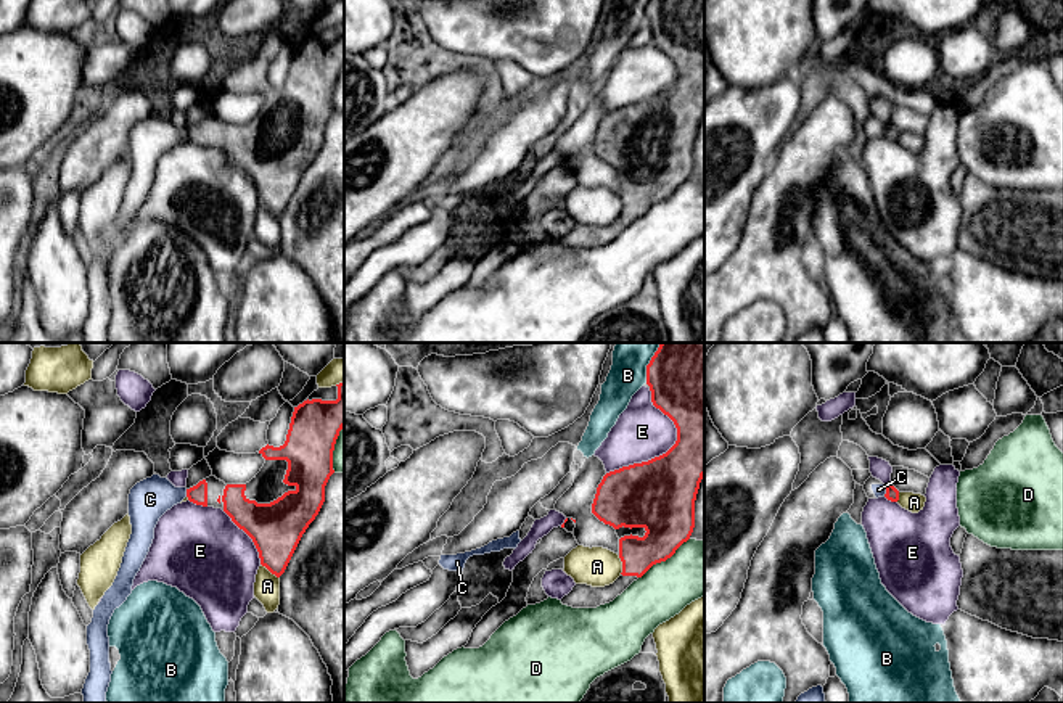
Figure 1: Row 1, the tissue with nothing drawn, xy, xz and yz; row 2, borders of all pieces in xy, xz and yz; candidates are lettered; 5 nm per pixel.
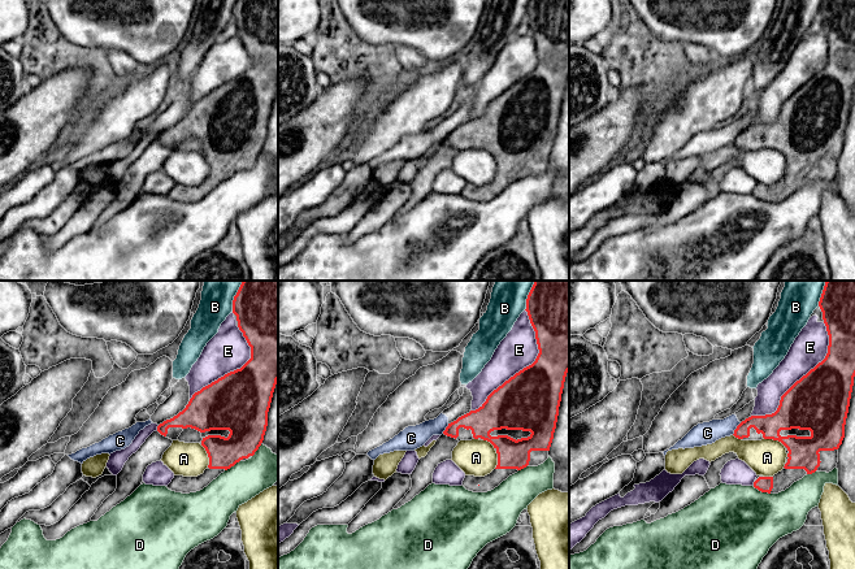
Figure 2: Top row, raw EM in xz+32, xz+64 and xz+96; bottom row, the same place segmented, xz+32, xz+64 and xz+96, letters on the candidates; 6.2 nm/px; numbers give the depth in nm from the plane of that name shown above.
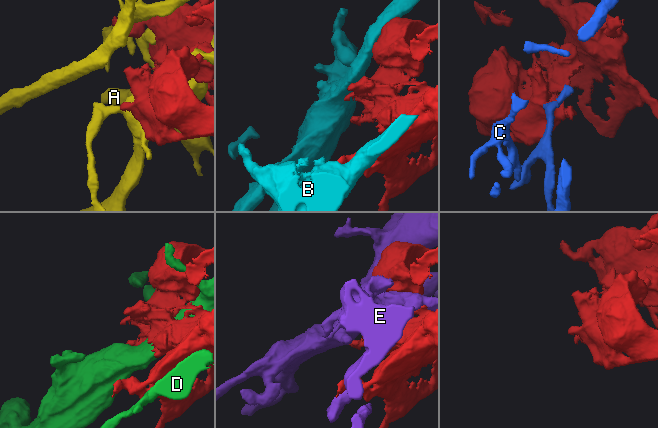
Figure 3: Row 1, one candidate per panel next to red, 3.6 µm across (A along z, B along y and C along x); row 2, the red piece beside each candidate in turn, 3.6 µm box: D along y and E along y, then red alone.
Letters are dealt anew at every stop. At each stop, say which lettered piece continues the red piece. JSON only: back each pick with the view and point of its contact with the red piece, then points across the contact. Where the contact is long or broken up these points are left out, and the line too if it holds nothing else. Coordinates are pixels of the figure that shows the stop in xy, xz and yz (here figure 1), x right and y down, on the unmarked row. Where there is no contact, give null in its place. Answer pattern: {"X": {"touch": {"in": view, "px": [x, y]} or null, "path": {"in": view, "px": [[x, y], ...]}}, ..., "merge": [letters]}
{"merge": []}

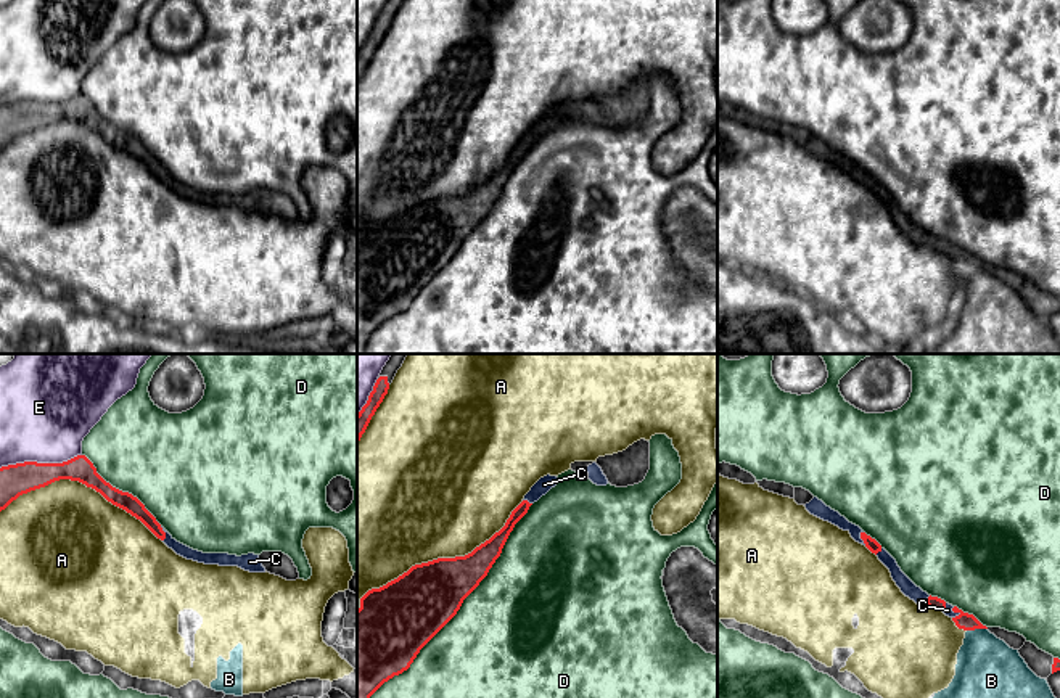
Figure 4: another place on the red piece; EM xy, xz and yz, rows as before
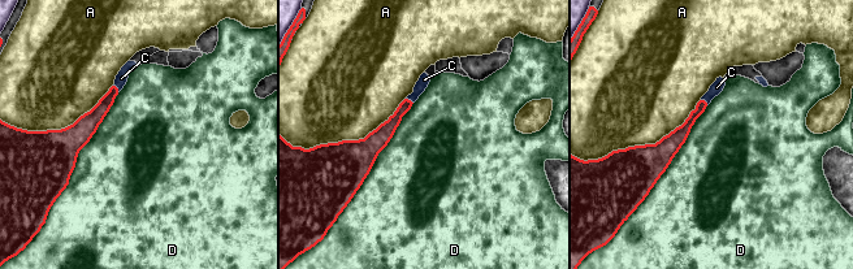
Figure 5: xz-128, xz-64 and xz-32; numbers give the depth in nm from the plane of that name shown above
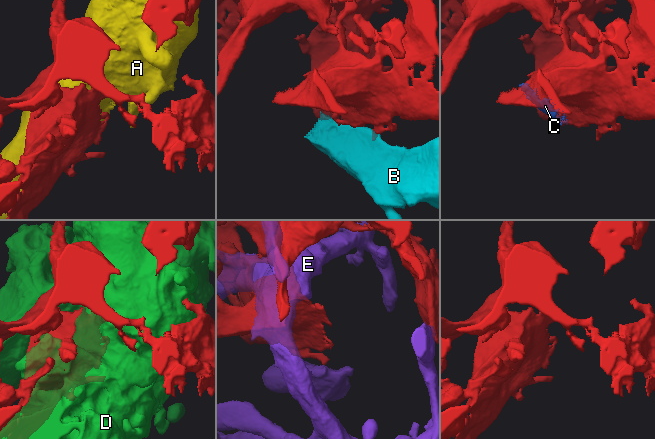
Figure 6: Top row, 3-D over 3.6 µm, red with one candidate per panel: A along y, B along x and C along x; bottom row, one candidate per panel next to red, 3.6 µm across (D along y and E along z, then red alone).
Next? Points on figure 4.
{"C": {"touch": {"in": "xy", "px": [164, 174]}}, "merge": ["C"]}

